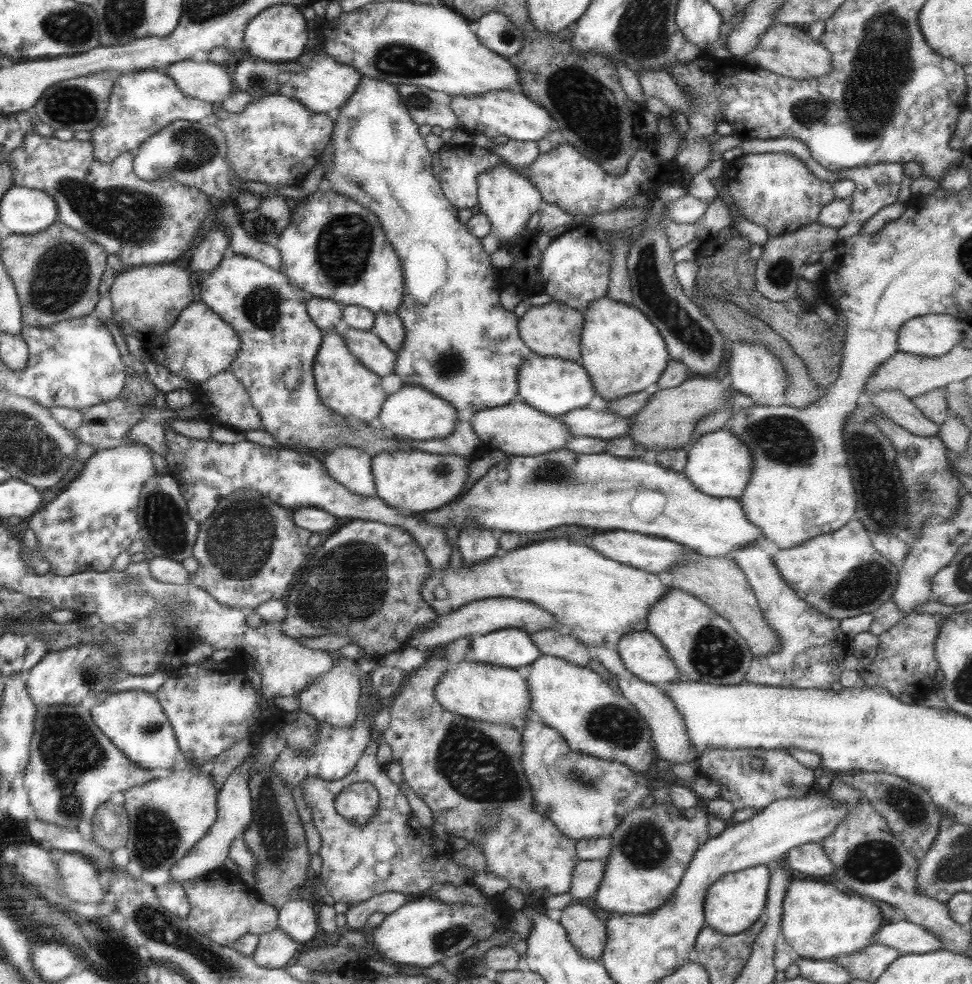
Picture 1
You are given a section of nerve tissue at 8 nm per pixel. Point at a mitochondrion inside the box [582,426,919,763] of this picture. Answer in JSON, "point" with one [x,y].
{"point":[880,497]}

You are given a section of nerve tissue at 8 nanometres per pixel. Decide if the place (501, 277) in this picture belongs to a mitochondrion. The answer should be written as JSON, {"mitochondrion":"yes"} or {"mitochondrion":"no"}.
{"mitochondrion":"no"}

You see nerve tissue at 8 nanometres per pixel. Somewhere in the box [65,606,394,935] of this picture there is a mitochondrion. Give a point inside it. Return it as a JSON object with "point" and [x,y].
{"point":[156,838]}

